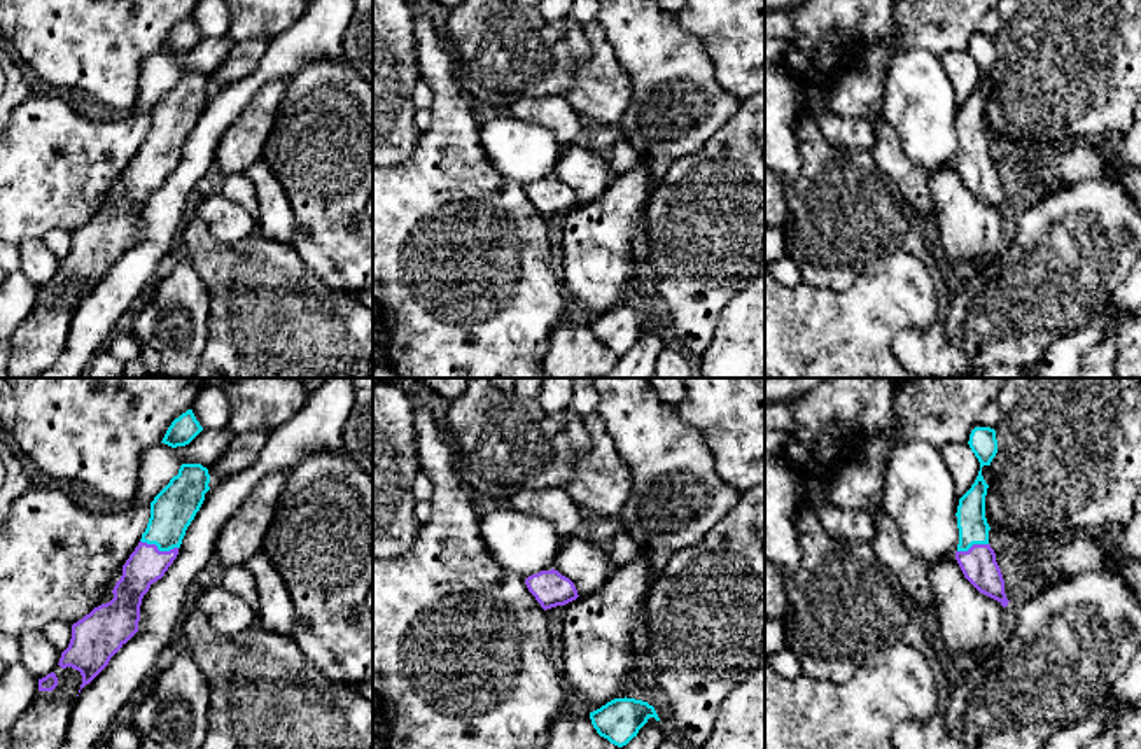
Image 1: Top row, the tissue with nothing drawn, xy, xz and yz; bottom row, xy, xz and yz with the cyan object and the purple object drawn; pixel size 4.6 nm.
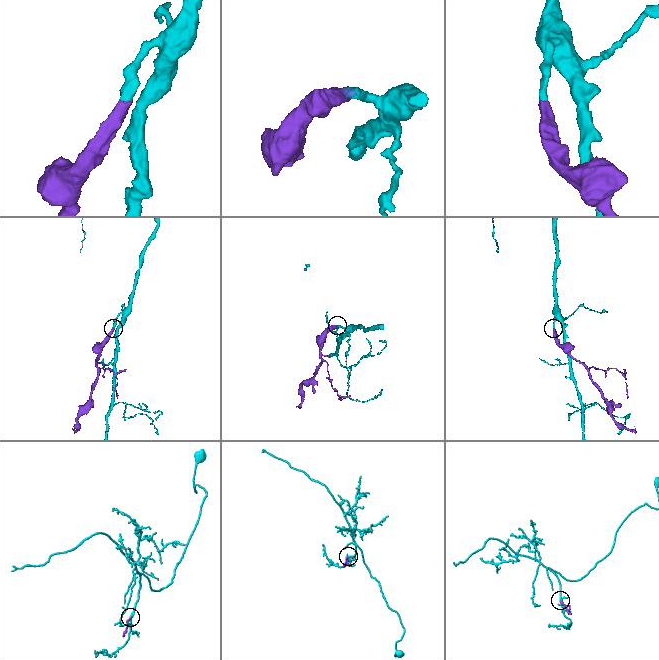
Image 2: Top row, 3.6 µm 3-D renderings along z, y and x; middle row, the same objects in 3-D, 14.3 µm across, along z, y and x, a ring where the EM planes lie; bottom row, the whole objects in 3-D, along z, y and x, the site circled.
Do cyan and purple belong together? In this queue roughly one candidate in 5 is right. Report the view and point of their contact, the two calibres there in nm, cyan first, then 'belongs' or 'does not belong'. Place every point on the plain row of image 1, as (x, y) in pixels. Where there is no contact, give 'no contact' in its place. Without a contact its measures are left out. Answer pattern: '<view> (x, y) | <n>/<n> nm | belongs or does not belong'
xy (160, 158) | 200/170 nm | belongs

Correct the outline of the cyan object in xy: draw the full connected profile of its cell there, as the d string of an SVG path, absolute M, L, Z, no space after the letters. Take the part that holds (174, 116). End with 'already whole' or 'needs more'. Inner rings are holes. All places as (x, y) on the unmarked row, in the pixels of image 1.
M201 72L180 74L178 82L150 110L147 136L122 173L114 206L72 233L70 252L58 273L80 280L80 298L138 240L142 206L177 166L186 138L210 98L208 91L208 77Z; needs more

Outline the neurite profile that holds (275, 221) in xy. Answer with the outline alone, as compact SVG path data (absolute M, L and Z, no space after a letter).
M261 158L252 163L245 175L256 187L259 220L257 231L282 243L290 243L294 234L294 215L290 201L270 164Z

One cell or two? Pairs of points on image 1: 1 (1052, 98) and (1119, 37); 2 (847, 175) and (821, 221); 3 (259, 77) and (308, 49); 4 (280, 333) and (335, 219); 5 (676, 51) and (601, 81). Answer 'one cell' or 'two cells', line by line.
1: one cell
2: one cell
3: one cell
4: two cells
5: two cells

